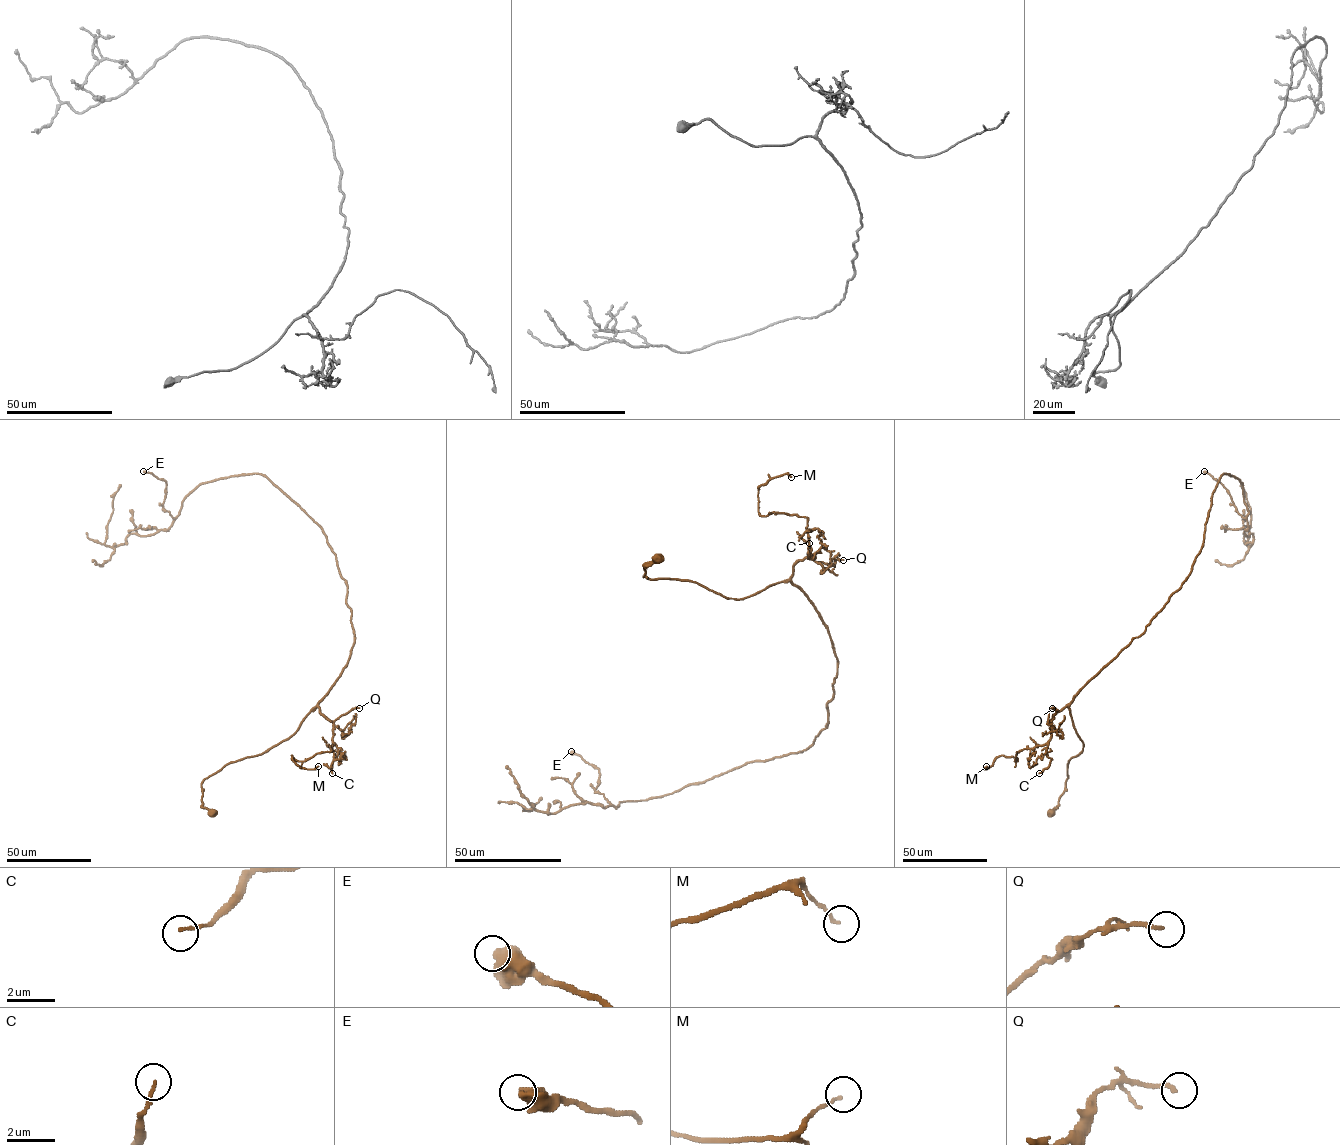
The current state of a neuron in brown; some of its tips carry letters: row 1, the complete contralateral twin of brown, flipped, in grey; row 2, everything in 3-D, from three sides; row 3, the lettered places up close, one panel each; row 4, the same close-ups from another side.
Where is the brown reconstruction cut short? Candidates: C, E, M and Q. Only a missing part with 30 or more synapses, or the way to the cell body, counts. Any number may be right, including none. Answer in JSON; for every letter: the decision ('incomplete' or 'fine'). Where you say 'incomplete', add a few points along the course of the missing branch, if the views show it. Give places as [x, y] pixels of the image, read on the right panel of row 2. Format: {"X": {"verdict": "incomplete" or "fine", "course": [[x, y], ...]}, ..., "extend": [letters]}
{"C": {"verdict": "fine"}, "E": {"verdict": "fine"}, "M": {"verdict": "fine"}, "Q": {"verdict": "fine"}, "extend": []}

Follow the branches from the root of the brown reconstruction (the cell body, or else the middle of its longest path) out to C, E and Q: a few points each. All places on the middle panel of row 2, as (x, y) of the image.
C: (657, 558), (644, 576), (687, 580), (743, 599), (788, 580), (797, 562), (816, 552), (814, 558), (809, 543)
E: (657, 558), (644, 576), (728, 598), (798, 586), (837, 658), (828, 725), (803, 751), (616, 808), (571, 751)
Q: (657, 558), (644, 576), (687, 580), (735, 599), (788, 580), (806, 558), (843, 560)

